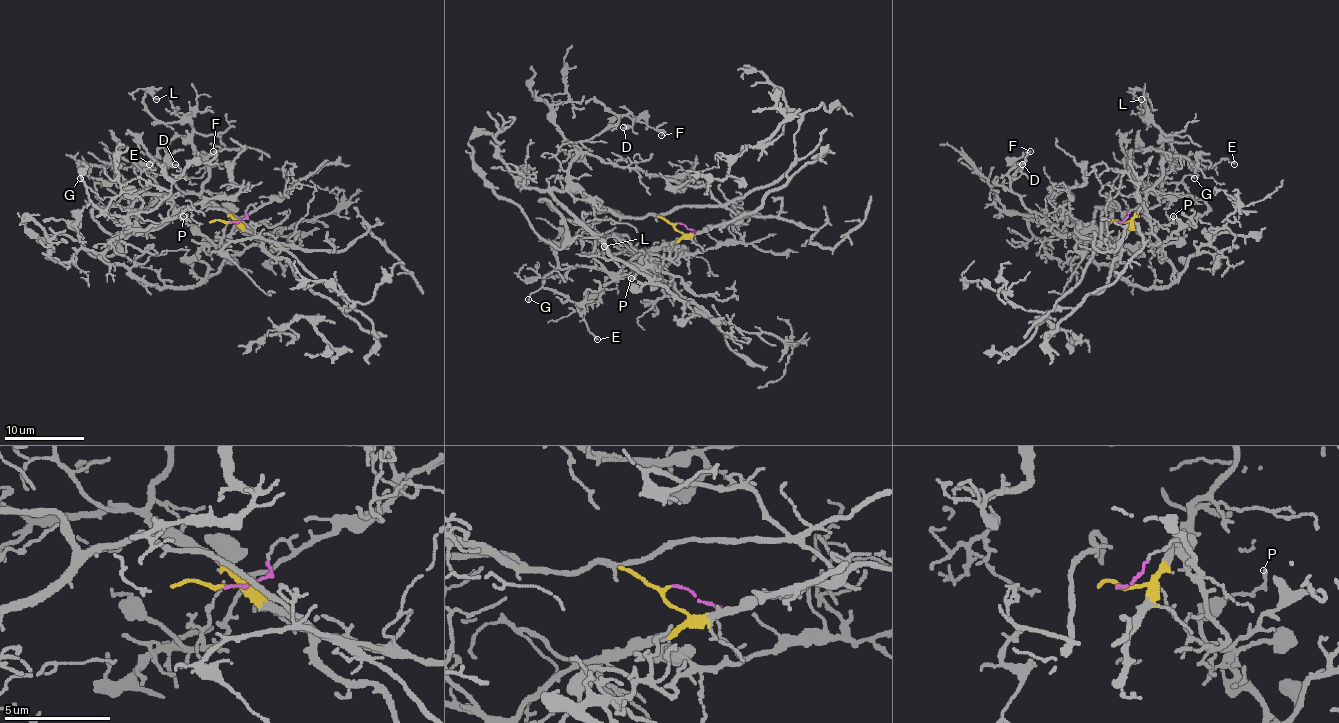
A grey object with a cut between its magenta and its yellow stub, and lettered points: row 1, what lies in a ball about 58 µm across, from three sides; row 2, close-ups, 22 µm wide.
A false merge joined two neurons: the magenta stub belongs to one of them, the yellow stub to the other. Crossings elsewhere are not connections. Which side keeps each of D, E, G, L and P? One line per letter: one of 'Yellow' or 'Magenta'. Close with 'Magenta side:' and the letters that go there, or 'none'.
D: Magenta
E: Yellow
G: Yellow
L: Yellow
P: Magenta
Magenta side: D, P

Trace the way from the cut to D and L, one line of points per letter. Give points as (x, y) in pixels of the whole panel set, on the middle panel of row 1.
D: (676, 222), (702, 250), (647, 278), (551, 193), (567, 185), (579, 141), (627, 115), (623, 127)
L: (676, 222), (682, 234), (651, 250), (653, 268), (641, 266), (627, 250), (591, 254), (599, 238), (605, 246)

